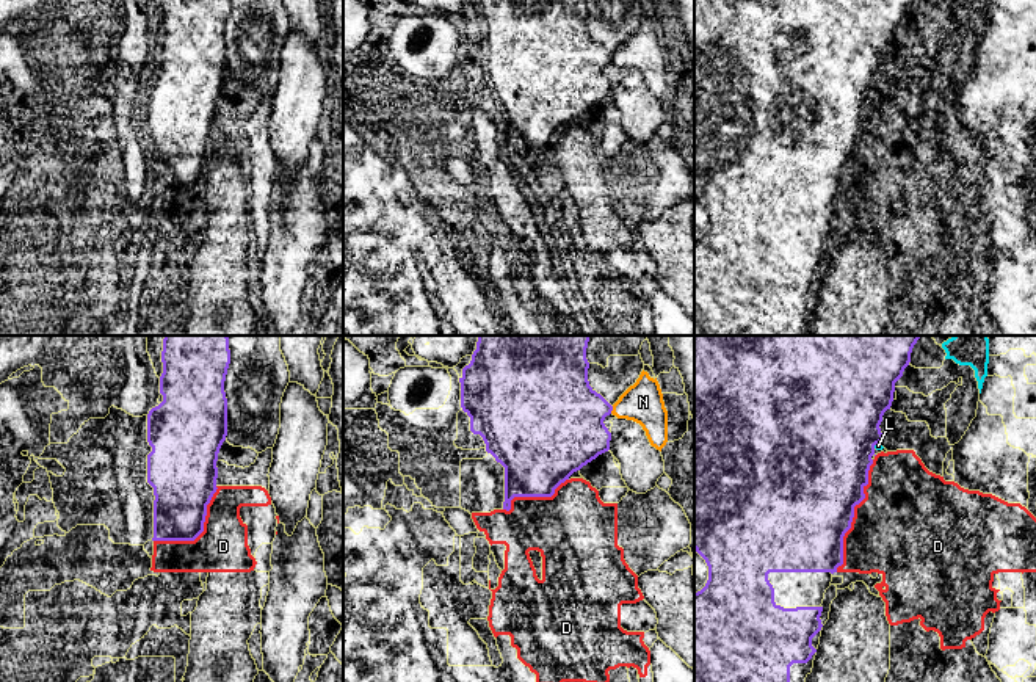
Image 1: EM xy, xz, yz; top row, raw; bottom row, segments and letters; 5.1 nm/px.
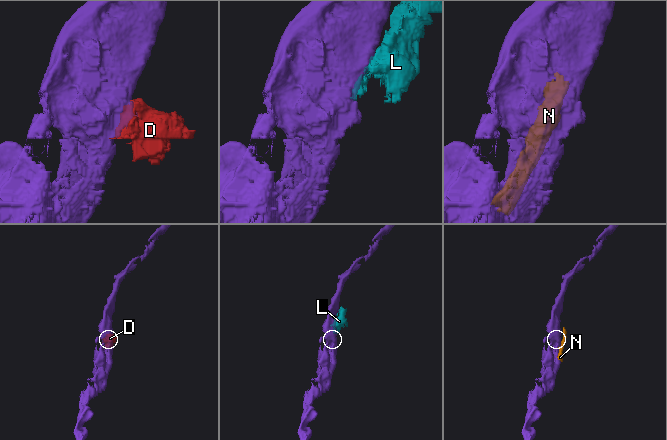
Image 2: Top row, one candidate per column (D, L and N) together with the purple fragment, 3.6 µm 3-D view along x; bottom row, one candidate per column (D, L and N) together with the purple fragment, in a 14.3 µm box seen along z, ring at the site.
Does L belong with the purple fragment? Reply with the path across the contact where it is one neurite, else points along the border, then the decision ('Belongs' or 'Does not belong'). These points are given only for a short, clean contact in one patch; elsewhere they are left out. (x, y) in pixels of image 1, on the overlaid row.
Does not belong

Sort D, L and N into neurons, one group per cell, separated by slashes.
D L / N

